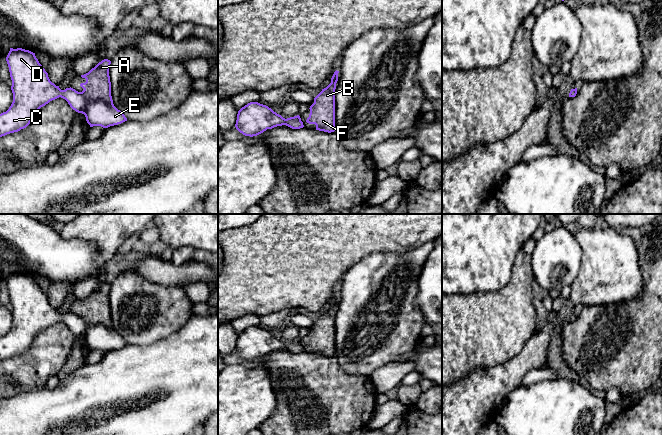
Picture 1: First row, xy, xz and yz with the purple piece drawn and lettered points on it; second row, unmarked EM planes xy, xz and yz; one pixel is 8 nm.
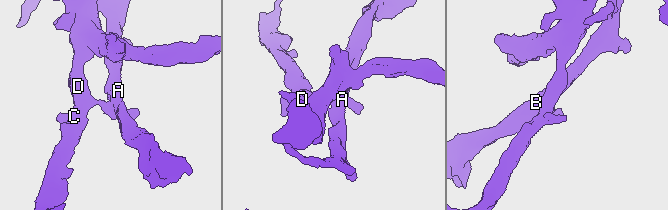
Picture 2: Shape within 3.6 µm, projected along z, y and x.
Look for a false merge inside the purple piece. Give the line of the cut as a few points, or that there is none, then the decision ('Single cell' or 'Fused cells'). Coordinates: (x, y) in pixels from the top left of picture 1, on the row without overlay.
Split along xy (60, 314), (61, 320). Fused cells

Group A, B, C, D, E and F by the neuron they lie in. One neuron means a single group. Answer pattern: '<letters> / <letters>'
A B E F / C D

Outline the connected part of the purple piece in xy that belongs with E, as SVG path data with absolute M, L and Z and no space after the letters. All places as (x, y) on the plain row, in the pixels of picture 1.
M104 283L88 297L81 299L86 303L85 307L80 308L84 313L82 316L71 311L61 314L61 322L65 323L73 334L84 338L90 351L108 352L127 345L125 339L113 328L110 288L110 284Z

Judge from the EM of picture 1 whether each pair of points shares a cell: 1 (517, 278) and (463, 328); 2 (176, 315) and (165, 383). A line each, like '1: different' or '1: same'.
1: same
2: different

